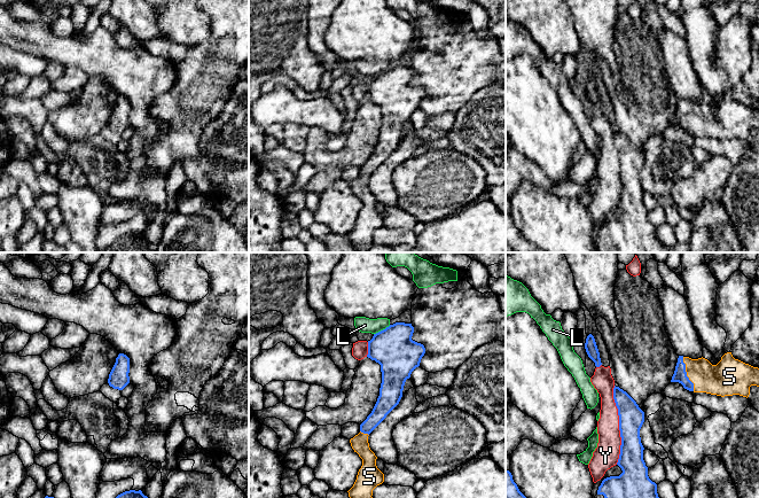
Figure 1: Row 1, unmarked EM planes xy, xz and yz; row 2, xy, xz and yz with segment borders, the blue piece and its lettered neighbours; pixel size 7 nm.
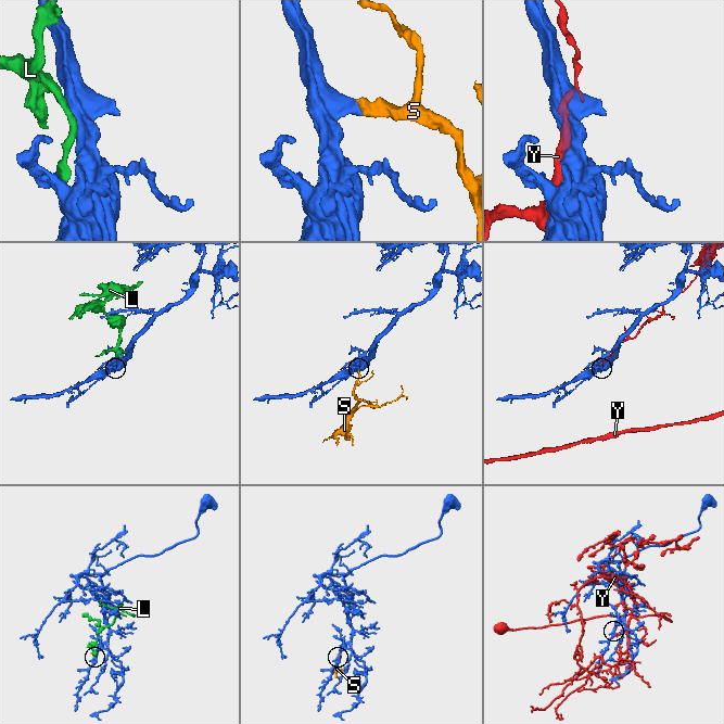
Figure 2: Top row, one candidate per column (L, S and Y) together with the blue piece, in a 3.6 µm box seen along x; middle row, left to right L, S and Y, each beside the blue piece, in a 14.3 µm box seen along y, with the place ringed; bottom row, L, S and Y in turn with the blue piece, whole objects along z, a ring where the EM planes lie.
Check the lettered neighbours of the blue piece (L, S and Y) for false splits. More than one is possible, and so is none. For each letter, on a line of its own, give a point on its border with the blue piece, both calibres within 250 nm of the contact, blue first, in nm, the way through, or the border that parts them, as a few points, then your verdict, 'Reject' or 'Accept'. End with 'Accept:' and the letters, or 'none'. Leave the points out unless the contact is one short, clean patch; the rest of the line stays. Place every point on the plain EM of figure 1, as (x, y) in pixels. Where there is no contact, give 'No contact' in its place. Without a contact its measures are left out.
L: Touches blue at xz (383, 72). Thickness 300 nm (blue) against 110 nm. Reject
S: Touches blue at yz (686, 117). Thickness 100 nm (blue) against 220 nm. Path across: yz (680, 118), (686, 117), (720, 122). Accept
Y: Touches blue at yz (619, 168). Thickness 180 nm (blue) against 180 nm. Reject
Accept: S

